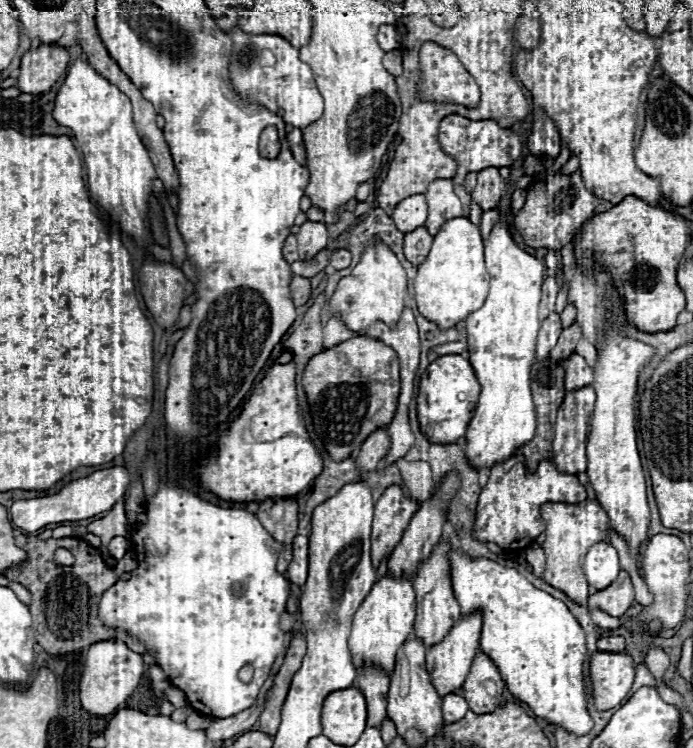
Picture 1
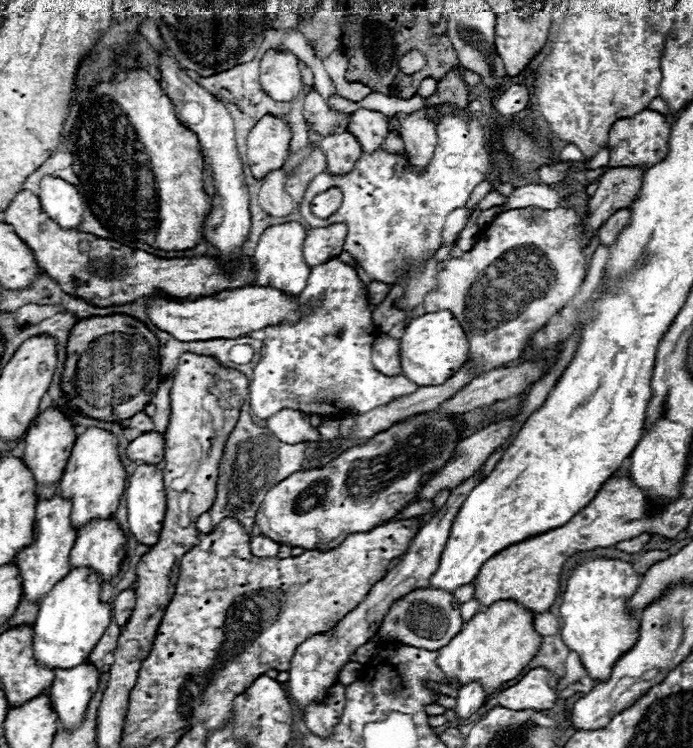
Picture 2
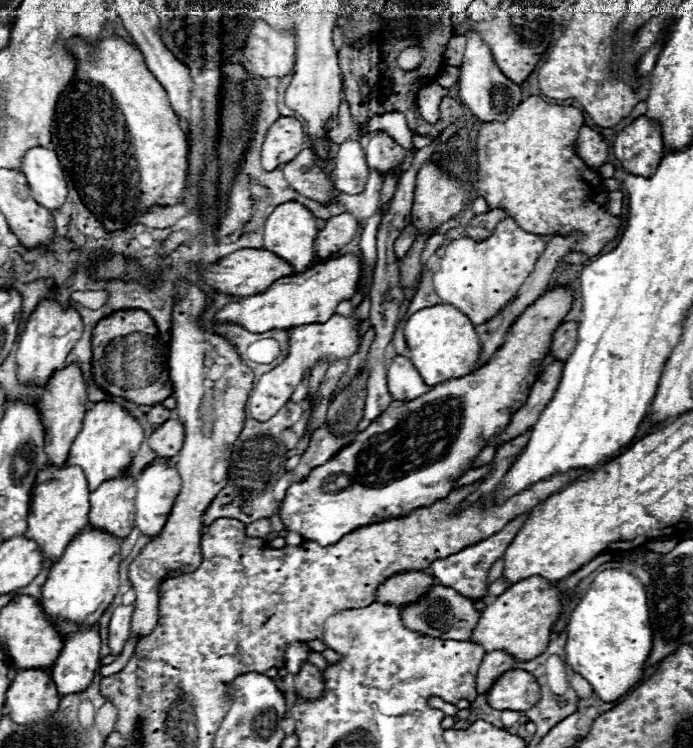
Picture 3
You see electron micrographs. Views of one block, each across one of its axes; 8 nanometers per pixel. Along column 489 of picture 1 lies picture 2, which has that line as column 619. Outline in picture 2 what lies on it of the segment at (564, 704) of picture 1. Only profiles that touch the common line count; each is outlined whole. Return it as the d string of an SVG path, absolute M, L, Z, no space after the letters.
M584 558L578 560L566 578L566 588L562 592L562 602L558 606L560 614L560 636L564 644L576 652L588 670L588 676L594 680L606 680L612 672L614 660L622 656L622 652L630 650L634 646L634 640L638 638L638 628L640 628L640 618L634 618L626 610L626 600L636 592L640 580L638 574L634 572L632 564L618 560L618 558Z

